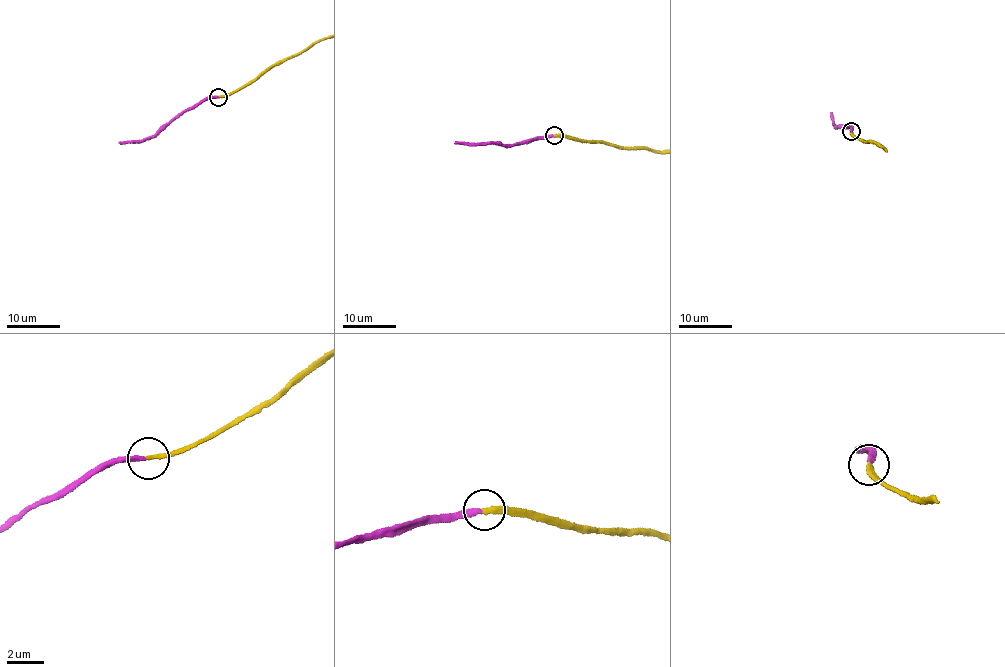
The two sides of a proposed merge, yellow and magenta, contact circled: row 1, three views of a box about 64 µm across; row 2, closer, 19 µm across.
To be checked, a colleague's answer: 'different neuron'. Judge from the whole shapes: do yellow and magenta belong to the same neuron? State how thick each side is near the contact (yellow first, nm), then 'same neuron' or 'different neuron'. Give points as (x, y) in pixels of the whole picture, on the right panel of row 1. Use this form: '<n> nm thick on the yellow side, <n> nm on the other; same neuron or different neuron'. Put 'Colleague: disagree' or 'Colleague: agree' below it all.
280 nm thick on the yellow side, 280 nm on the other; same neuron
Colleague: disagree

